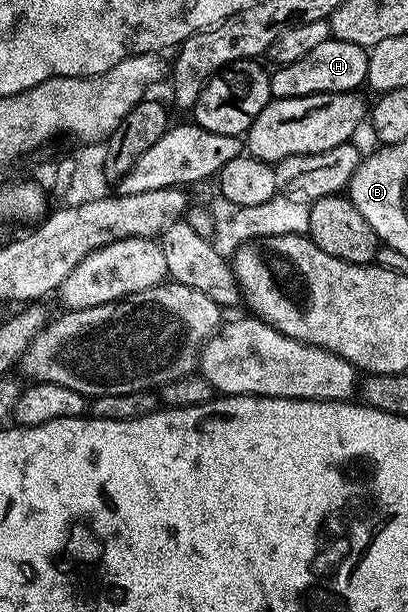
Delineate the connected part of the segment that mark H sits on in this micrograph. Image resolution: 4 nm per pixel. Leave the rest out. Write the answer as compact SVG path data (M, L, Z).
M330 38L323 45L311 49L307 57L299 57L294 63L283 63L269 76L269 93L272 98L307 97L319 93L335 93L336 91L357 91L360 83L369 78L369 51L359 45L351 45L351 41L339 41Z

